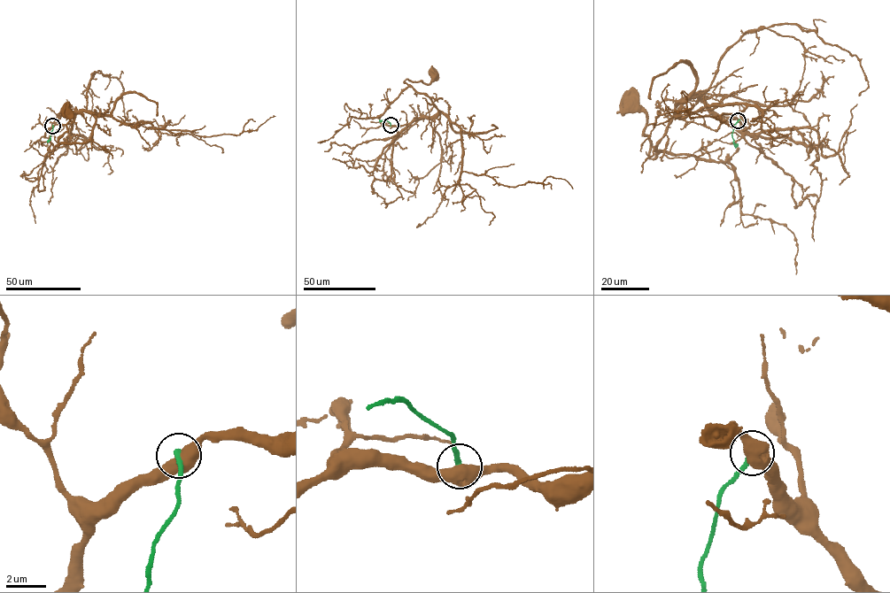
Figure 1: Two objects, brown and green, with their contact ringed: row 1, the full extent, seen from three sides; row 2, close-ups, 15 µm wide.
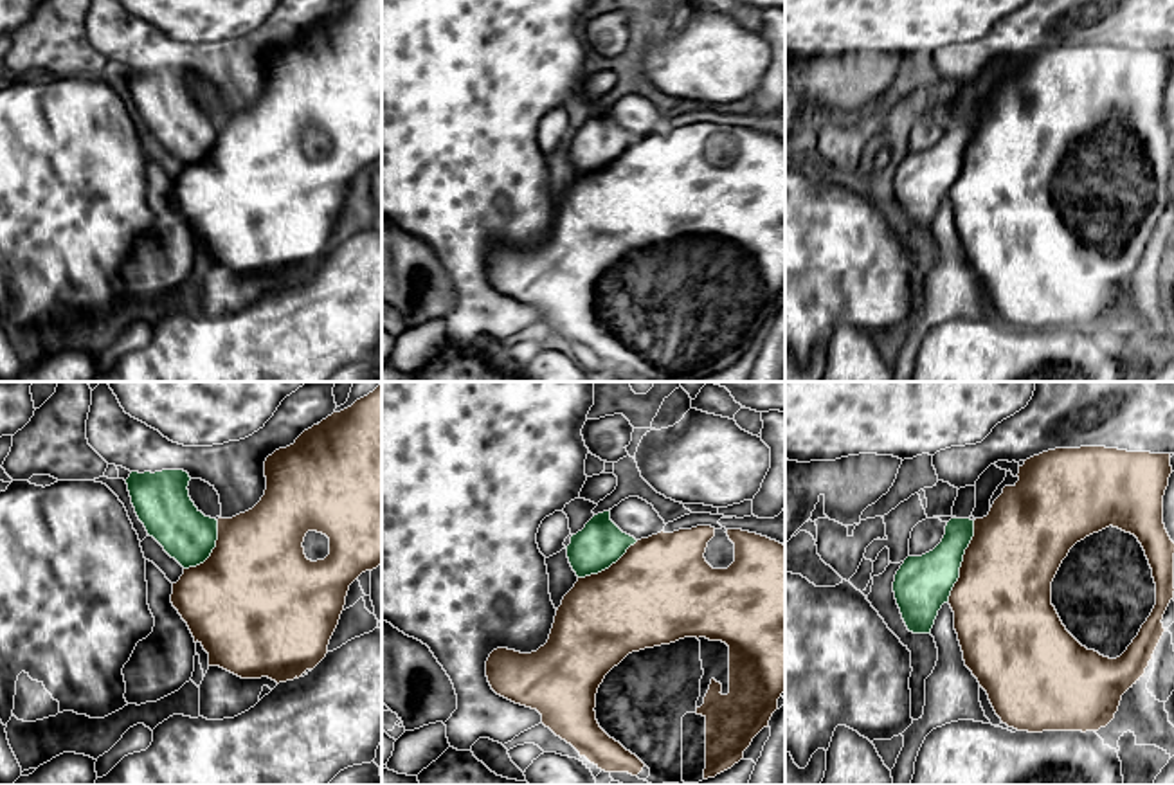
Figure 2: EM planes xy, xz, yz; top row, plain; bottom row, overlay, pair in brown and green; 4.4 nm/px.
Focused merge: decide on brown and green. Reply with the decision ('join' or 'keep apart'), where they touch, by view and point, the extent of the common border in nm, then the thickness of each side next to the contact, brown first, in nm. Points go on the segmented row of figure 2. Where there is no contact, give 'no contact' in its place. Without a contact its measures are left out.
keep apart | yz (964, 560) | 380 nm | 440/260 nm

